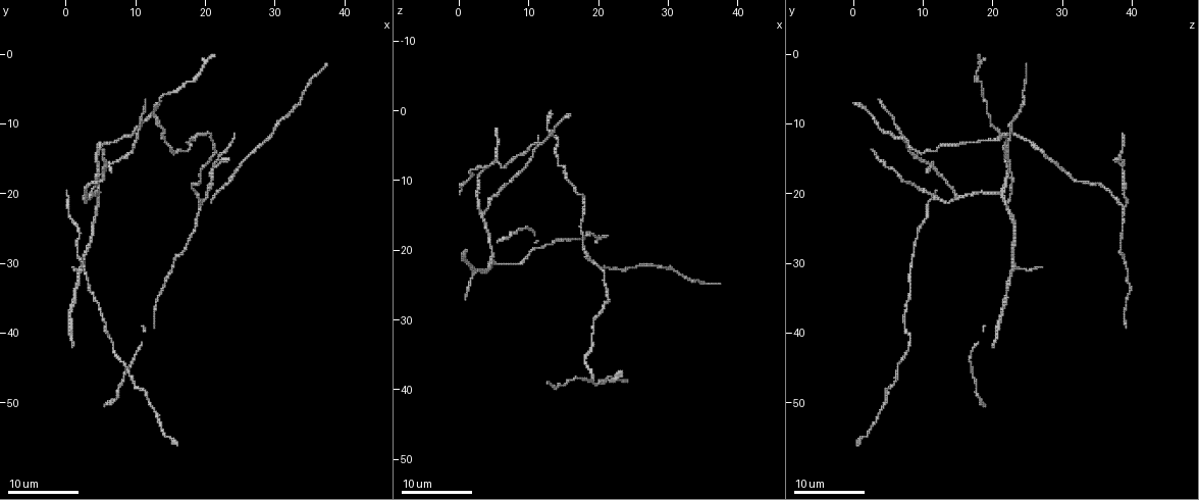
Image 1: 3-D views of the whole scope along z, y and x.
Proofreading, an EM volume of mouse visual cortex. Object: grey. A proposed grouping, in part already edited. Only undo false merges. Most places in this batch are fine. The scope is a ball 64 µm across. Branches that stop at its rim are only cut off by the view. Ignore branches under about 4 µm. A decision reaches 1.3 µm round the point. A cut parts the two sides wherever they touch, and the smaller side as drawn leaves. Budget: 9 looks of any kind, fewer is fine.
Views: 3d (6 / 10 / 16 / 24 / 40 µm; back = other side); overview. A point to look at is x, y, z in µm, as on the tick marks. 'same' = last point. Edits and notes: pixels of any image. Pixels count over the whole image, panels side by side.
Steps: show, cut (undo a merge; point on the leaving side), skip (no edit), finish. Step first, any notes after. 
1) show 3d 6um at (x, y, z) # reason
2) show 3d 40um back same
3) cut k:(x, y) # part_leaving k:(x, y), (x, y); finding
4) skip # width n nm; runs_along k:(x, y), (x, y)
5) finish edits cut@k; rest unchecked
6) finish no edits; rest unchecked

show 3d 10um at (14.0, 12.0, 6.0) # thick turns thin

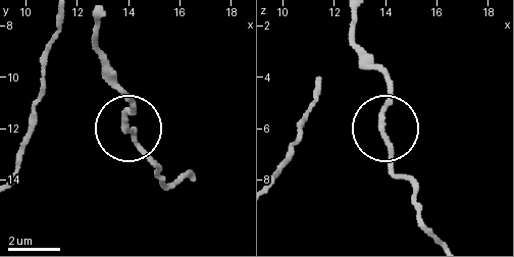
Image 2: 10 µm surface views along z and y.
skip # one neuron here

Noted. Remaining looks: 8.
show 3d 6um at (8.5, 46.0, 17.5)

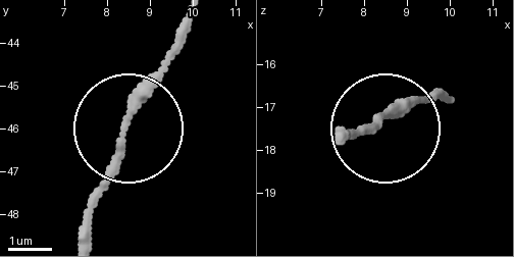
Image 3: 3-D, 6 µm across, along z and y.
show 3d 6um back at (8.50, 45.85, 17.10)

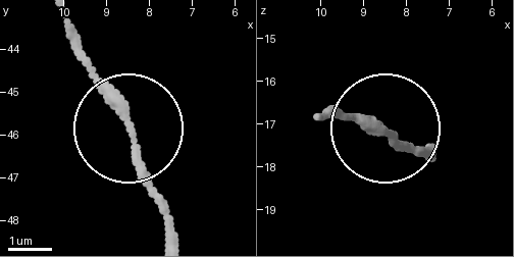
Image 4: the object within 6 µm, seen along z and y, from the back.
skip # one neuron here

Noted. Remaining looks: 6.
show 3d 10um at (29.5, 11.5, 23.0) # thin neck

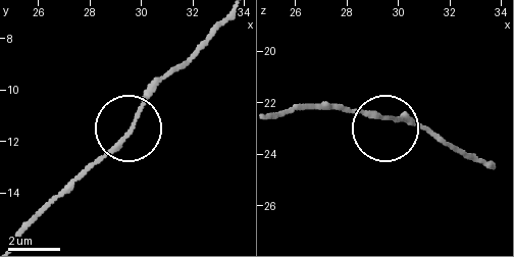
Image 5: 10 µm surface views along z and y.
skip # width 140 nm; continuous, no second neuron

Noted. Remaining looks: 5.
show 3d 6um at (25.0, 15.5, 22.5)

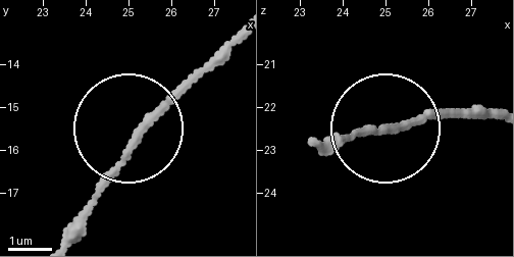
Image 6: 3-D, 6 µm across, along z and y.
skip # all the same neuron

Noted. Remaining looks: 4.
finish no edits; rest unchecked

